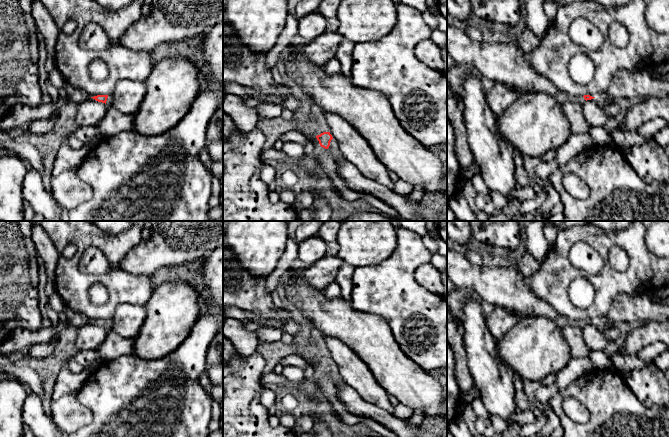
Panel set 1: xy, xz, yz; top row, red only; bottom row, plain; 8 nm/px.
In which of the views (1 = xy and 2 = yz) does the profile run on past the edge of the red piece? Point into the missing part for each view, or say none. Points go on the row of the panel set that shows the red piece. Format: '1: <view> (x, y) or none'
1: xy (109, 100)
2: yz (561, 97)

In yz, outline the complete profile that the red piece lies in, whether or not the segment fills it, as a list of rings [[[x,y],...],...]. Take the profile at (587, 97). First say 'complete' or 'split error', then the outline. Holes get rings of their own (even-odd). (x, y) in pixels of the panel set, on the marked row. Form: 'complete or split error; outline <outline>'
split error; outline [[[559,91],[556,95],[554,95],[554,98],[556,101],[562,105],[568,101],[583,104],[587,100],[591,100],[595,97],[592,97],[590,95],[584,95],[584,96],[570,96],[569,94]]]

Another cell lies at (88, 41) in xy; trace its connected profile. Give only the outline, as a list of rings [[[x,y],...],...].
[[[96,23],[84,26],[78,41],[79,47],[88,51],[100,51],[111,46],[111,40]]]

